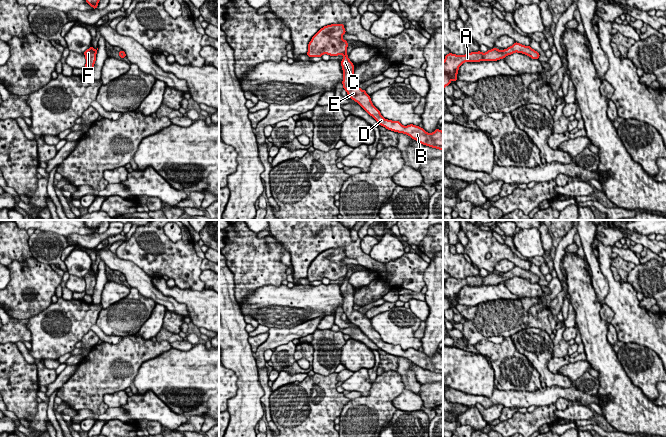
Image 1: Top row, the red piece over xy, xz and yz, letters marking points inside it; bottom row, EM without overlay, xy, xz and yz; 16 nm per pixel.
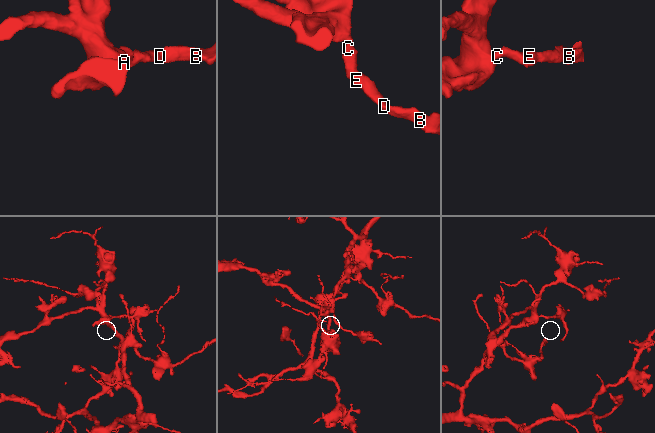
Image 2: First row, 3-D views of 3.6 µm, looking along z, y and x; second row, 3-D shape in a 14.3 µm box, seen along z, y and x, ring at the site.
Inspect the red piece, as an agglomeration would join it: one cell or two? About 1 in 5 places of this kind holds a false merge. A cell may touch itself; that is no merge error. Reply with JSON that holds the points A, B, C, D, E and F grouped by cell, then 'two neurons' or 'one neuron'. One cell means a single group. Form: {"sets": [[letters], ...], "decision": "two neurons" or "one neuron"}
{"sets": [["A", "B", "C", "D", "E", "F"]], "decision": "one neuron"}

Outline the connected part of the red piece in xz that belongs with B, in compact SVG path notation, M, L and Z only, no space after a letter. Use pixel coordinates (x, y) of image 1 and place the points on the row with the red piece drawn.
M331 24L321 28L311 39L308 44L307 55L309 57L321 57L323 54L330 56L343 55L341 61L343 69L343 88L349 97L372 116L379 125L388 130L404 133L409 135L417 142L440 149L443 151L443 131L438 128L433 133L427 133L423 128L410 124L403 126L399 121L385 119L380 111L372 104L370 95L365 90L354 86L354 65L347 55L347 40L343 40L342 36L346 33L344 24Z

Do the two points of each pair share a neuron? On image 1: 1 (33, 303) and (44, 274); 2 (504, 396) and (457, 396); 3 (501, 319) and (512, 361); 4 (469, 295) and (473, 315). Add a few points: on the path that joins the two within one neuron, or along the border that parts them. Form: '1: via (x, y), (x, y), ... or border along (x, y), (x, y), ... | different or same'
1: via (37, 296), (38, 281) | same
2: via (492, 400), (469, 399) | same
3: border along (510, 336), (504, 338) | different
4: border along (494, 300), (480, 302), (476, 305), (457, 304) | different

